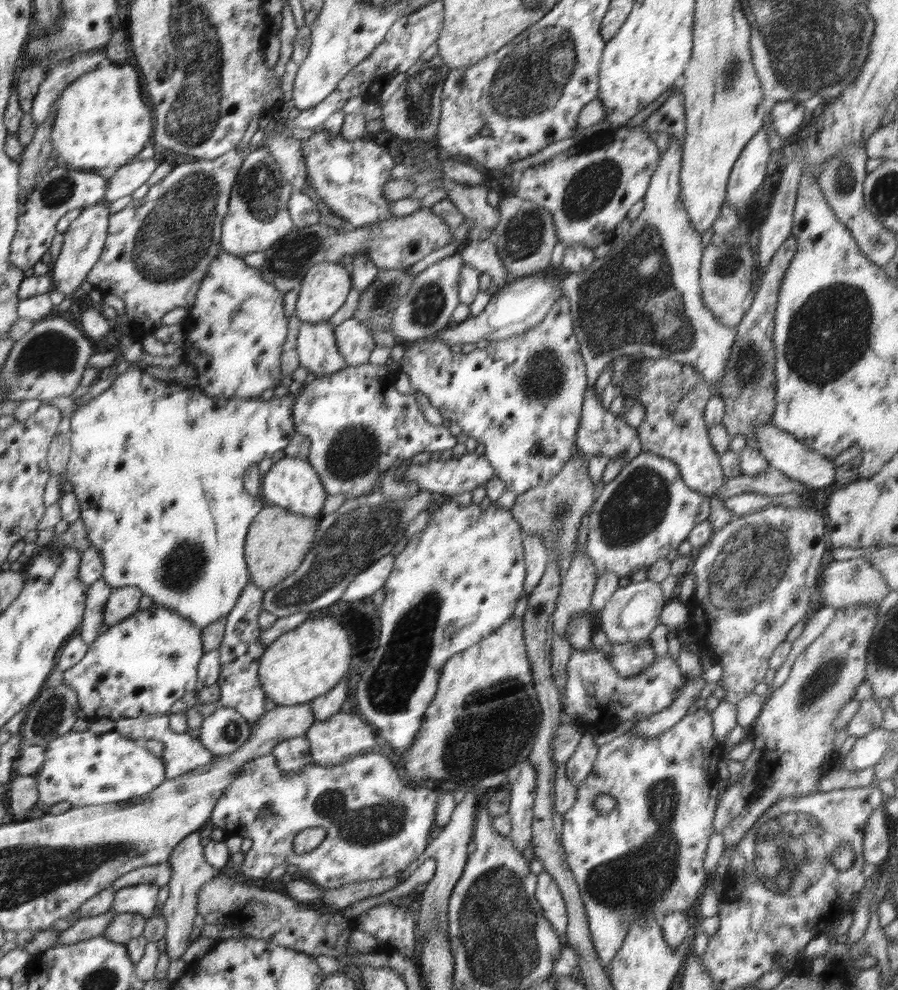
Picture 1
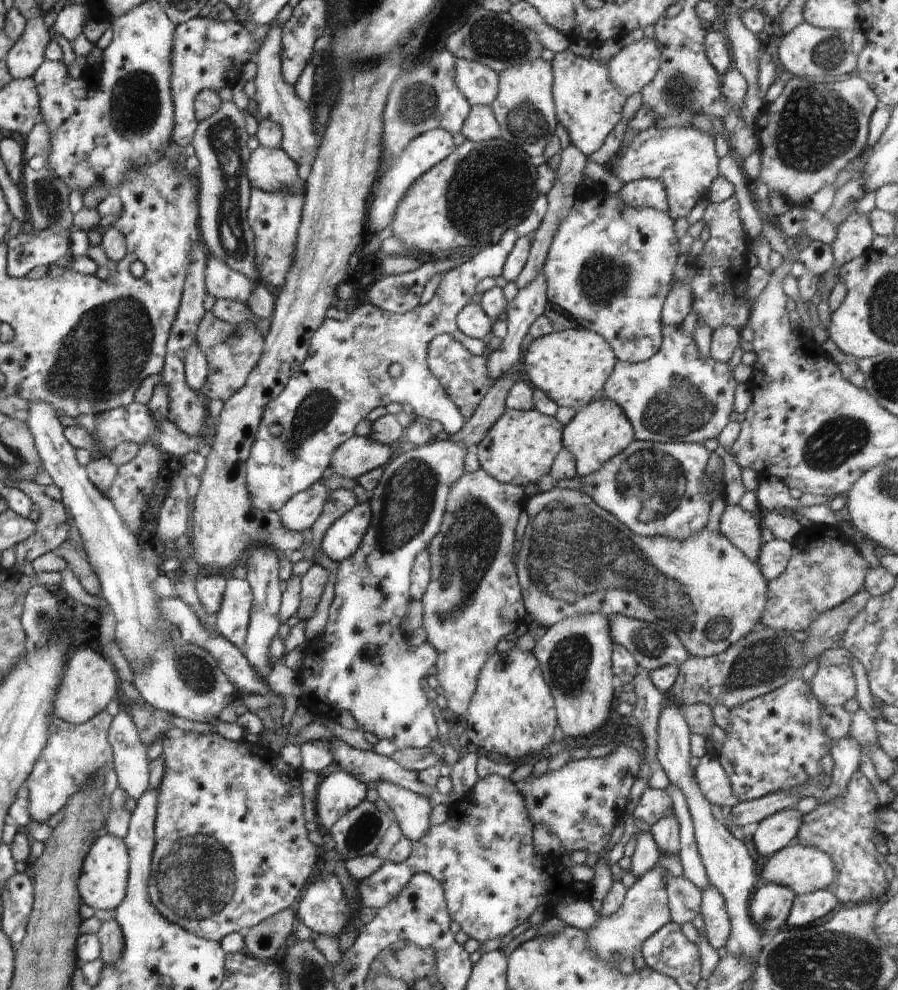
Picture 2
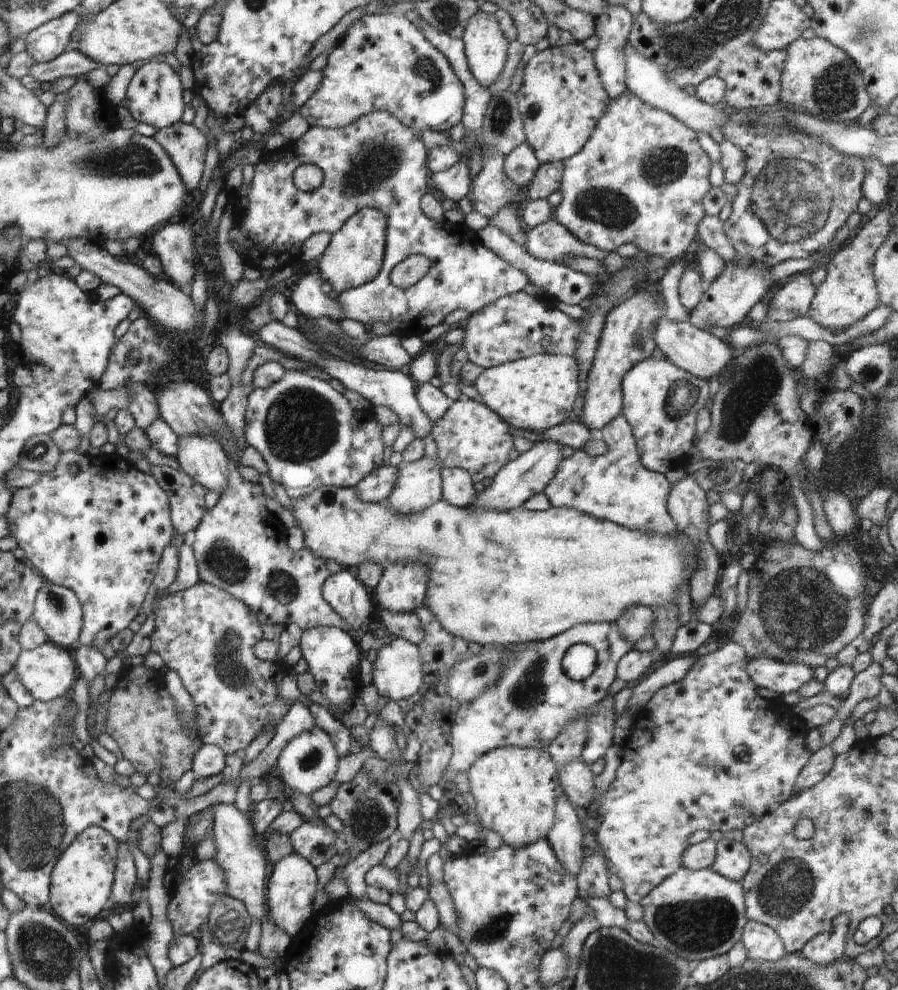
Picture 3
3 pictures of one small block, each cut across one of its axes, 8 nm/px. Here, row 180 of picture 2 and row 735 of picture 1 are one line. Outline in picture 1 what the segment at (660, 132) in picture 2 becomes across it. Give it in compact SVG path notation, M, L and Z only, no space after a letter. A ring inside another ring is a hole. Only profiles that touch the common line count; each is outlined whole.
M705 707L700 708L693 714L686 714L670 730L663 732L661 736L654 738L641 738L637 734L631 734L630 731L617 736L609 743L599 747L597 757L595 758L592 772L587 776L584 782L577 786L576 802L566 814L563 815L563 829L561 830L561 843L565 850L566 860L573 877L579 886L579 891L585 906L587 919L589 920L589 931L593 940L595 951L601 960L606 971L608 971L611 960L619 951L624 942L626 933L630 925L640 918L656 918L666 916L676 911L688 911L691 905L697 904L702 895L702 889L709 881L703 867L703 860L706 849L714 832L712 821L716 808L718 808L719 797L722 795L719 790L718 762L726 752L725 746L720 740L716 740L712 735L712 714L706 711ZM608 794L615 799L616 804L610 812L600 814L593 803L596 796Z

